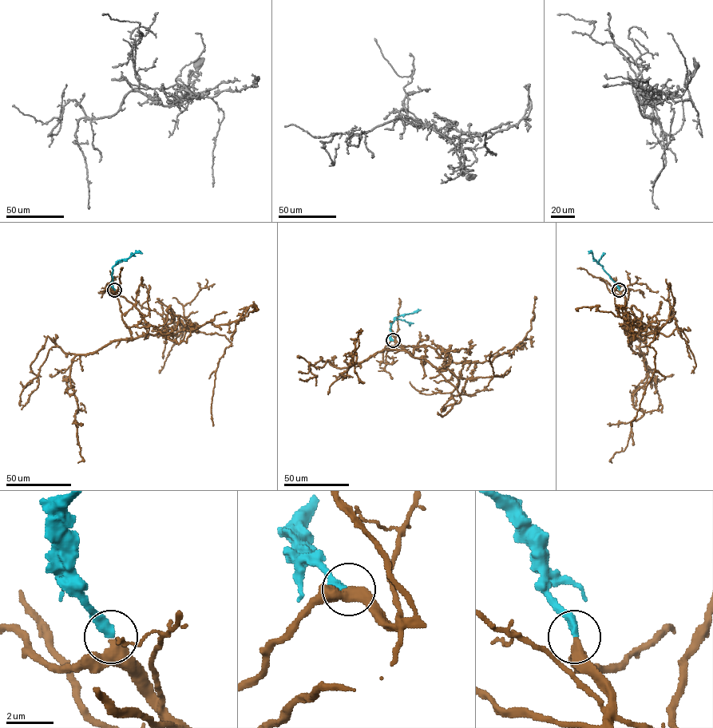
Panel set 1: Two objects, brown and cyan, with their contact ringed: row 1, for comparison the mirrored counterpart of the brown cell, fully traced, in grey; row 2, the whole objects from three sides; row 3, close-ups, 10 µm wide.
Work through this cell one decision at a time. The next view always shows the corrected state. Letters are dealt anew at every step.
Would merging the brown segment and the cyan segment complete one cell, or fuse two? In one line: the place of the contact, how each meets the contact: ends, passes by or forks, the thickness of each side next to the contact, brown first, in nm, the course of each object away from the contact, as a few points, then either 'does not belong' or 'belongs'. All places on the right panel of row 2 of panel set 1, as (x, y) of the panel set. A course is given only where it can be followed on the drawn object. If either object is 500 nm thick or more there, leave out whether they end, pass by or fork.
(619, 290) | brown passes by | cyan ends | 400/360 nm | brown via (619, 290), (625, 298), (626, 318), (632, 337), (658, 330), (650, 346), (655, 351), (655, 370), (631, 425) | cyan via (619, 290), (593, 258), (592, 253), (588, 253) | belongs

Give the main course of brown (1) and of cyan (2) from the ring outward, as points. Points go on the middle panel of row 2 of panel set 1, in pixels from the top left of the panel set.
1: (393, 340), (458, 378), (506, 374), (509, 370), (493, 374), (491, 352)
2: (393, 340), (390, 328), (394, 319), (420, 310)

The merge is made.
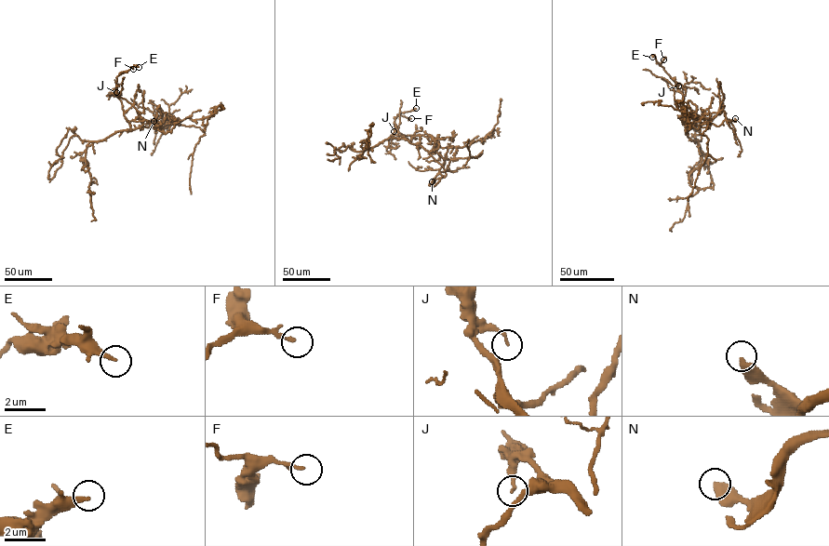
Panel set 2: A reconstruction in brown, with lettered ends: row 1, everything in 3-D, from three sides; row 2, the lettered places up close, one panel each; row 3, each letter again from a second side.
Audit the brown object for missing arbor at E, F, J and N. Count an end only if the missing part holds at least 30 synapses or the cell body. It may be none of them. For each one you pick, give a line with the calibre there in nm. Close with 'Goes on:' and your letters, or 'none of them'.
N: calibre 360 nm
Goes on: N

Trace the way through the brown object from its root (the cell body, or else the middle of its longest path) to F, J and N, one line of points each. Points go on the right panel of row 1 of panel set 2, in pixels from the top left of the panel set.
F: (691, 127), (684, 112), (683, 93), (661, 65), (663, 59)
J: (691, 127), (684, 112), (683, 93), (678, 86)
N: (691, 127), (704, 123), (718, 126), (725, 120), (730, 122), (735, 118)

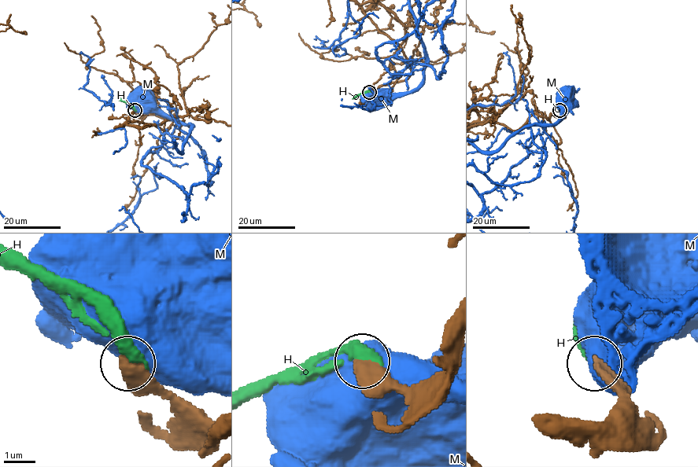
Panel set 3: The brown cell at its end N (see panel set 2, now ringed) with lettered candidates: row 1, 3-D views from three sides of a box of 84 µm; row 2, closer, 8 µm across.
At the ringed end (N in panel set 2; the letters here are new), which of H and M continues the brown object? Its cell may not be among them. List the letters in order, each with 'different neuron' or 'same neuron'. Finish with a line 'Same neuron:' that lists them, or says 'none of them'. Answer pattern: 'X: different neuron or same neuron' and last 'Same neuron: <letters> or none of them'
H: same neuron
M: different neuron
Same neuron: H

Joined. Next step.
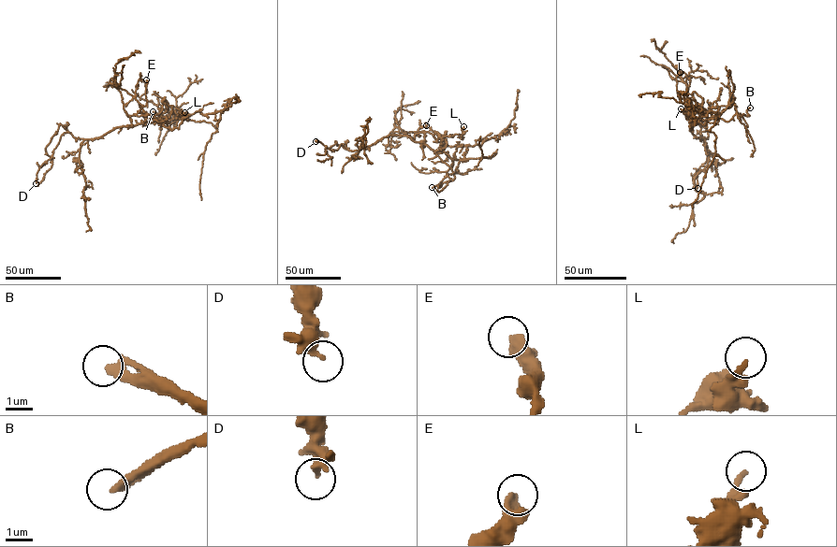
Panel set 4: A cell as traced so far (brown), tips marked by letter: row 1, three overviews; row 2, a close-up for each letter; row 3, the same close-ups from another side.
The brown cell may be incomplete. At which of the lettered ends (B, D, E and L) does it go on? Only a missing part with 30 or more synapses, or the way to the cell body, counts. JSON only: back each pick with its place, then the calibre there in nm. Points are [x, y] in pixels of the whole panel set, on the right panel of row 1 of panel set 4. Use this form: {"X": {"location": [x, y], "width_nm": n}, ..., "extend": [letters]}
{"B": {"location": [750, 107], "width_nm": 340}, "extend": ["B"]}

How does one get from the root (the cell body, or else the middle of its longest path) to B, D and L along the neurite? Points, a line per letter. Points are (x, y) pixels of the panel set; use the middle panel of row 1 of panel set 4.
B: (414, 141), (428, 146), (453, 172), (452, 180), (432, 187)
D: (414, 141), (406, 136), (389, 135), (353, 151), (342, 144), (336, 150), (330, 151), (315, 141)
L: (414, 141), (425, 143), (437, 153), (441, 150), (441, 138), (455, 134), (462, 136), (463, 126)

